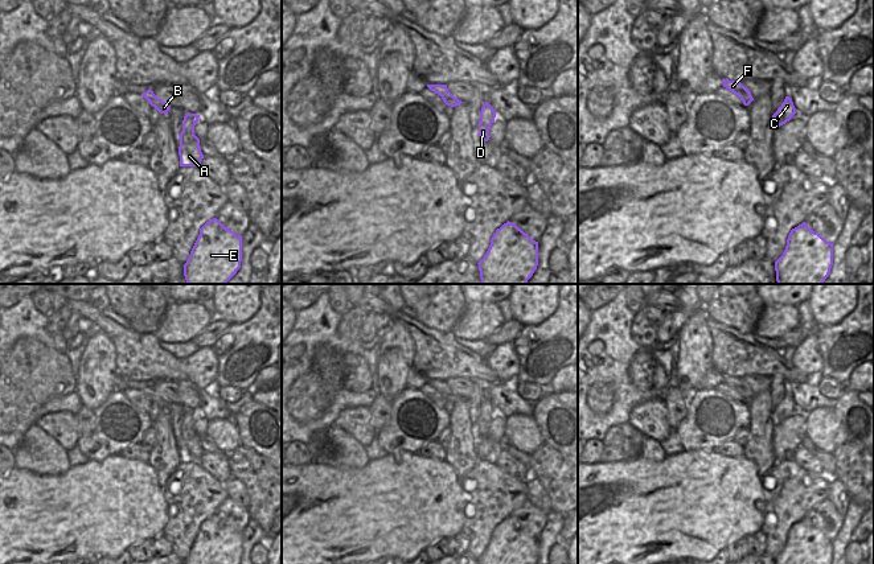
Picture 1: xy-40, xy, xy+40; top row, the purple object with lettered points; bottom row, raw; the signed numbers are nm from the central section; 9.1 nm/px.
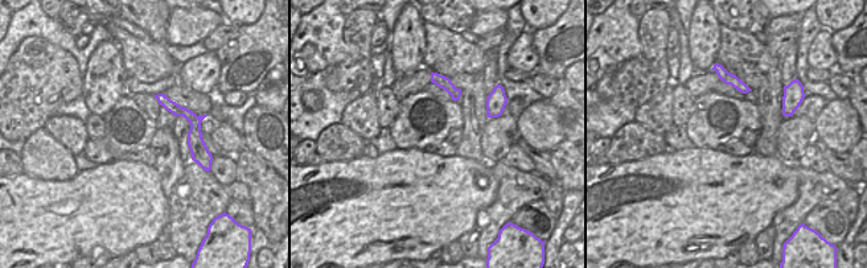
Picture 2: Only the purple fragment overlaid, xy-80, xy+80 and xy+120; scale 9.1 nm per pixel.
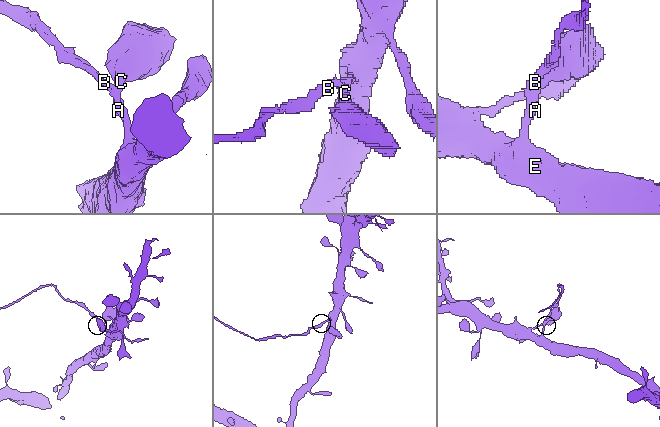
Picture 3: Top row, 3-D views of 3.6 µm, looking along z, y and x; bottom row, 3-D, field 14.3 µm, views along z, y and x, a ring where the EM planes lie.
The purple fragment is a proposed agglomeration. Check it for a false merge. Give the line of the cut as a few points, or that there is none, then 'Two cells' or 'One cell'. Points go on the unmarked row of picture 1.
Split along xy+40 (745, 383), (738, 391). Two cells

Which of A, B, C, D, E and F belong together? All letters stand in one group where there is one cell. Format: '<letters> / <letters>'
A B C D E / F

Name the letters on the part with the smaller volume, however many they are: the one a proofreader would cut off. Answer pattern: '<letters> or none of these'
F

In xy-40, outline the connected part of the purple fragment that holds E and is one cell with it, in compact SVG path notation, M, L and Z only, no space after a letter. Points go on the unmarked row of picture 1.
M217 514L200 524L200 531L184 564L241 564L242 532Z

